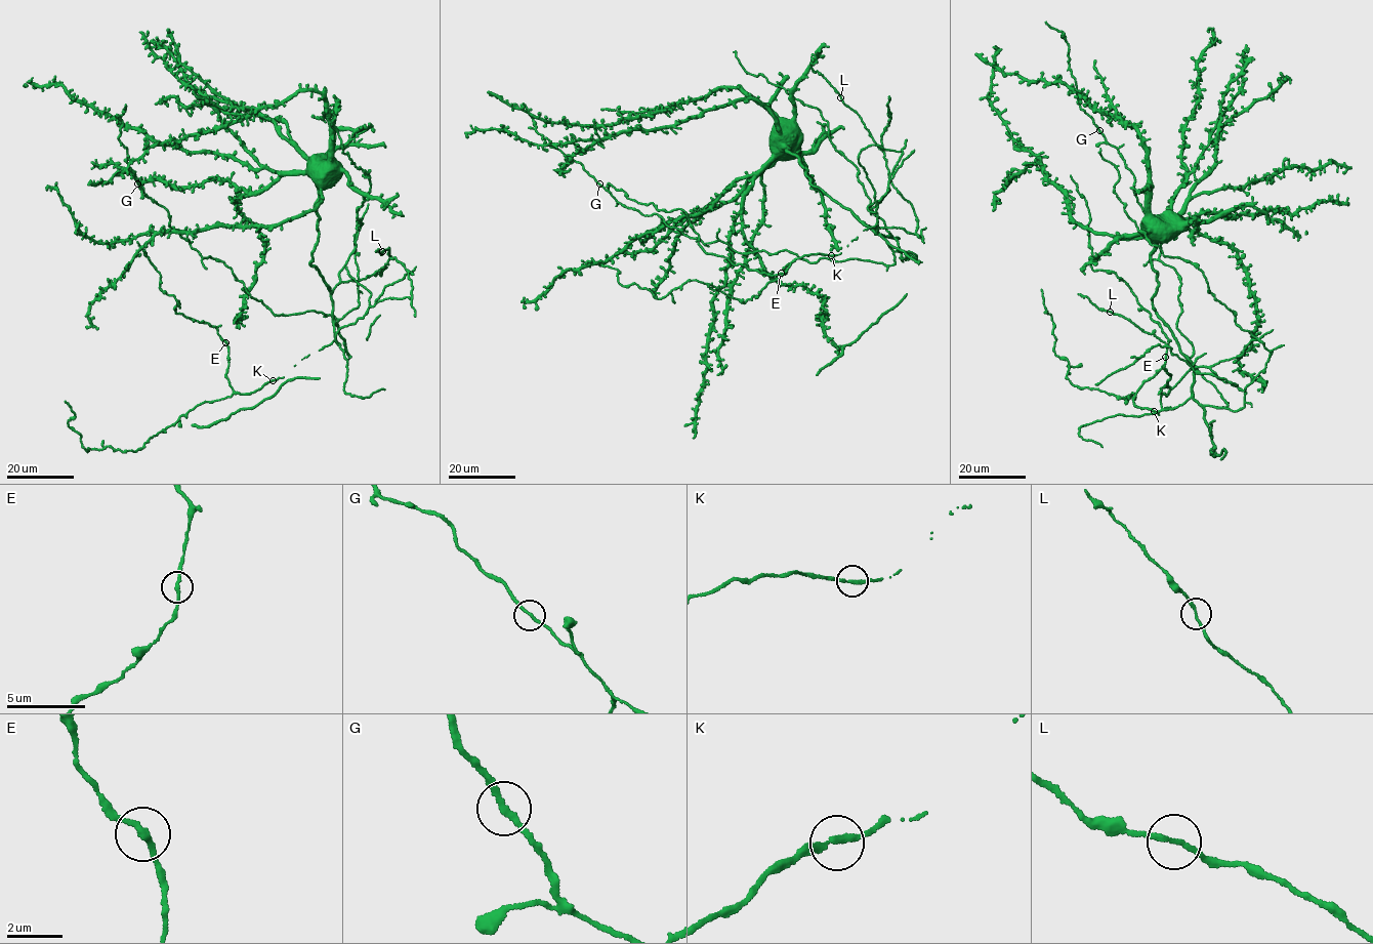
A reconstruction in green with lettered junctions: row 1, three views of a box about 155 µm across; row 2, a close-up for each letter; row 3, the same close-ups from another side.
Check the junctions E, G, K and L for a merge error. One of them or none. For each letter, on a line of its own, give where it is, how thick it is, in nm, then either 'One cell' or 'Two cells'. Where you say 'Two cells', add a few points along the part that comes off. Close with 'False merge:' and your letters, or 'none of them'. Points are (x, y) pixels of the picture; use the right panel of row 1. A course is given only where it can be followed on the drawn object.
E: Place: (1165, 357). Thickness 200 nm. One cell
G: Place: (1099, 130). Thickness 200 nm. One cell
K: Place: (1154, 411). Thickness 220 nm. One cell
L: Place: (1110, 312). Thickness 180 nm. One cell
False merge: none of them

